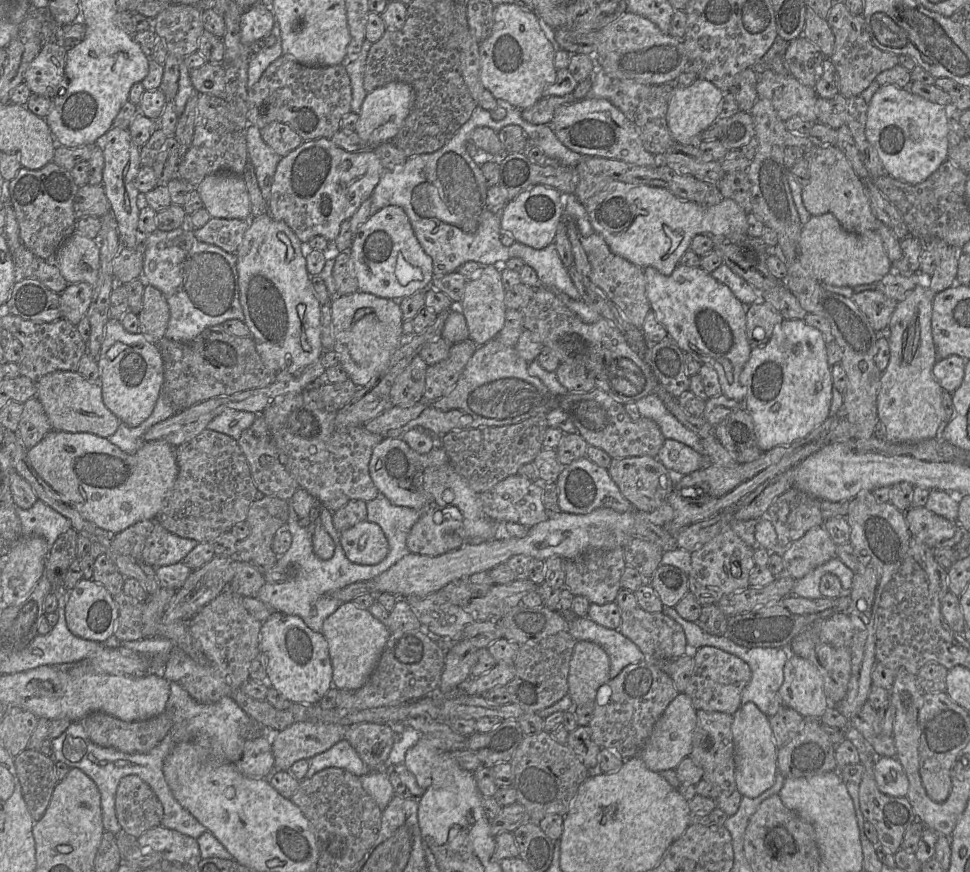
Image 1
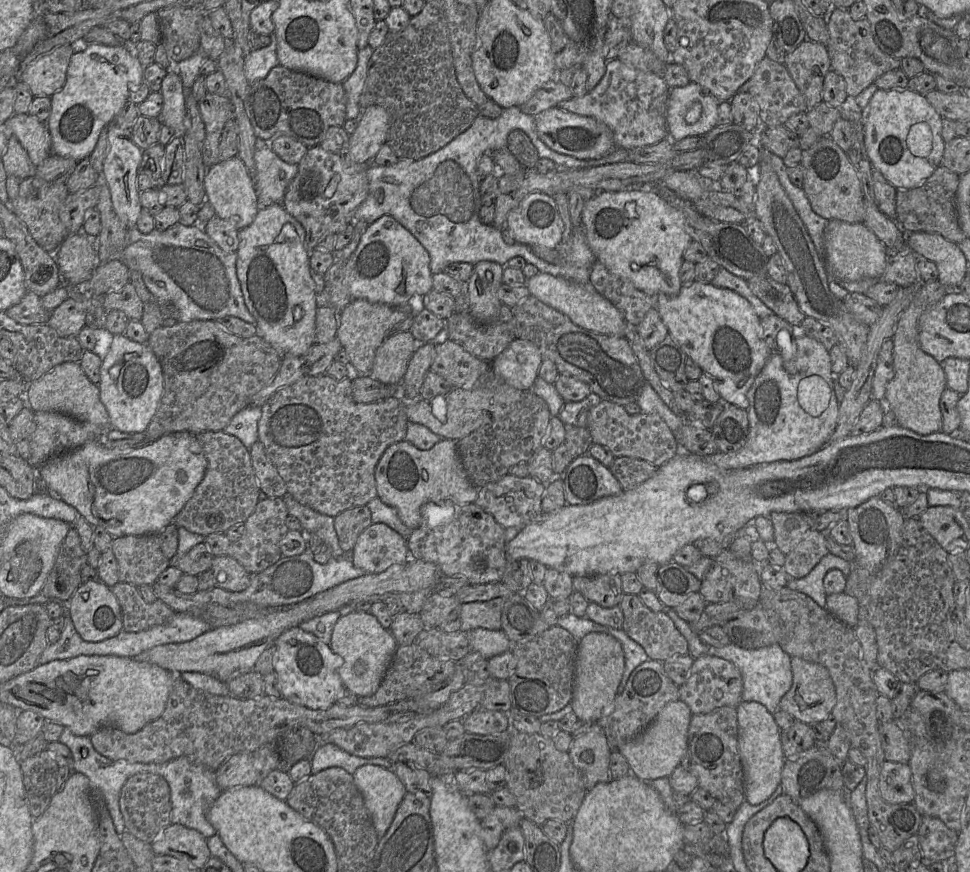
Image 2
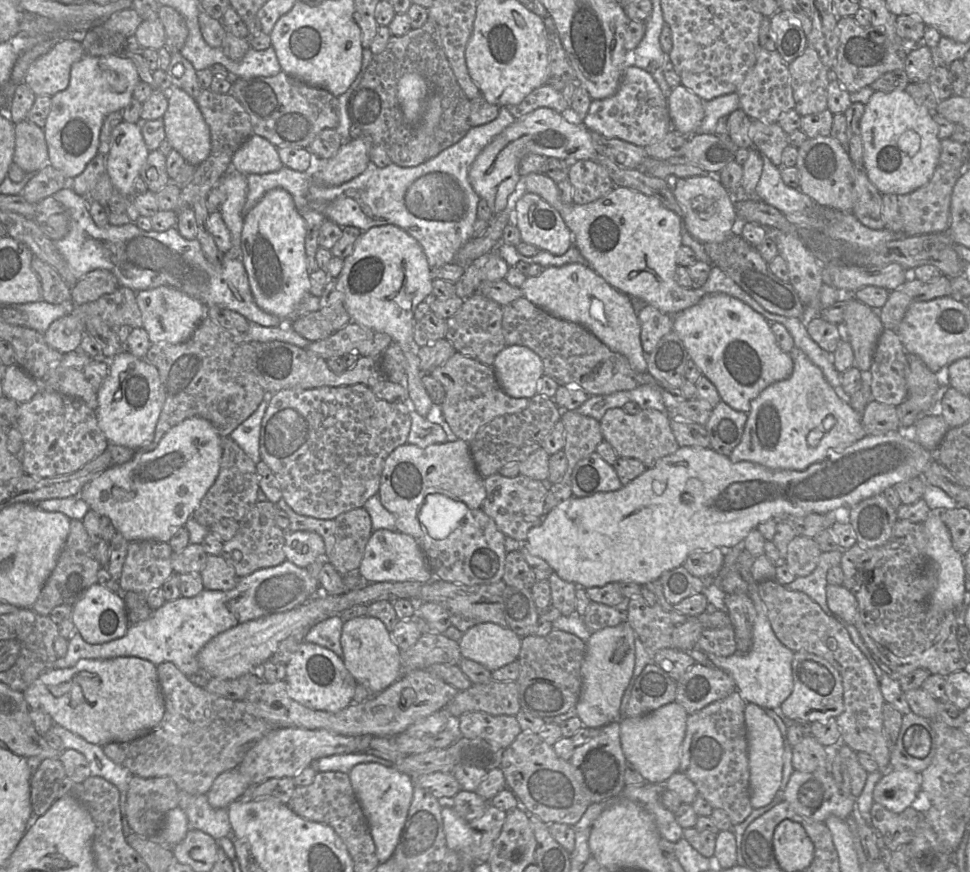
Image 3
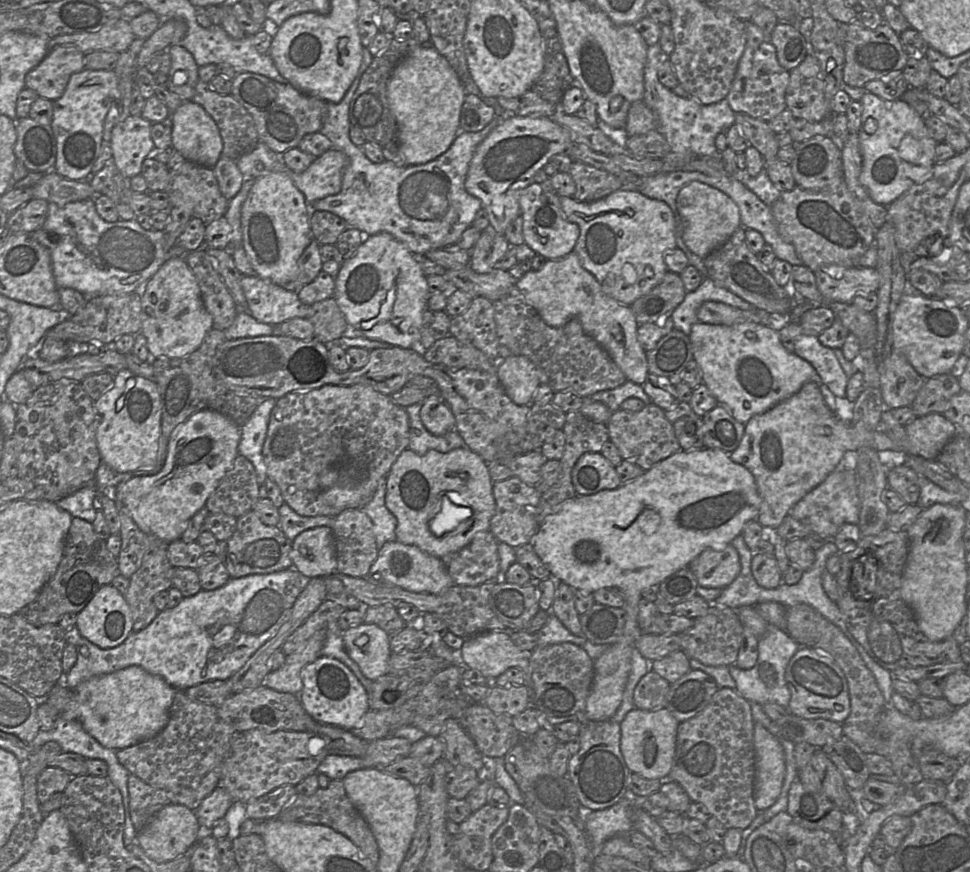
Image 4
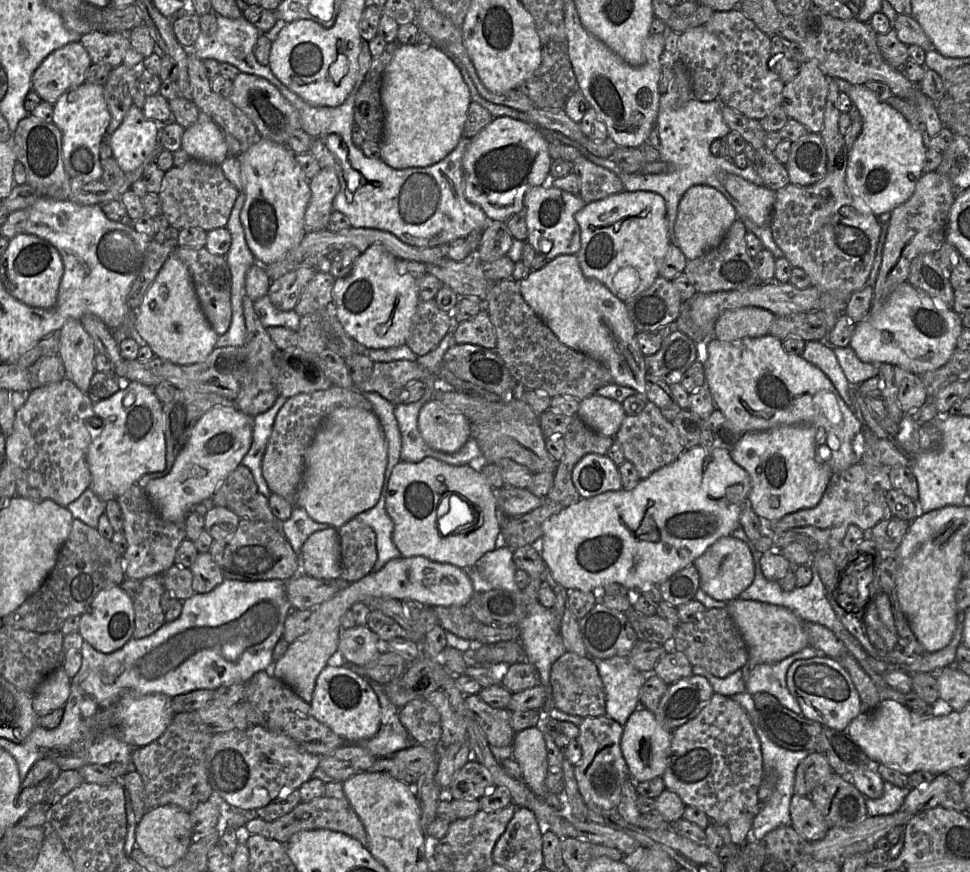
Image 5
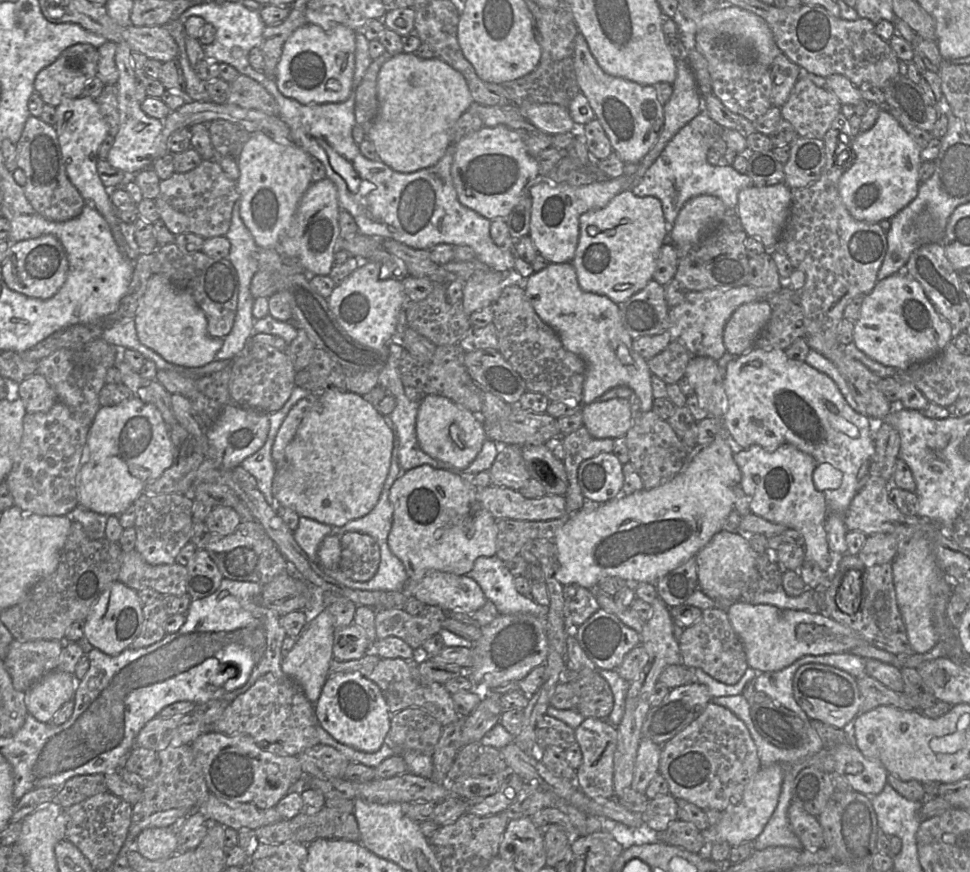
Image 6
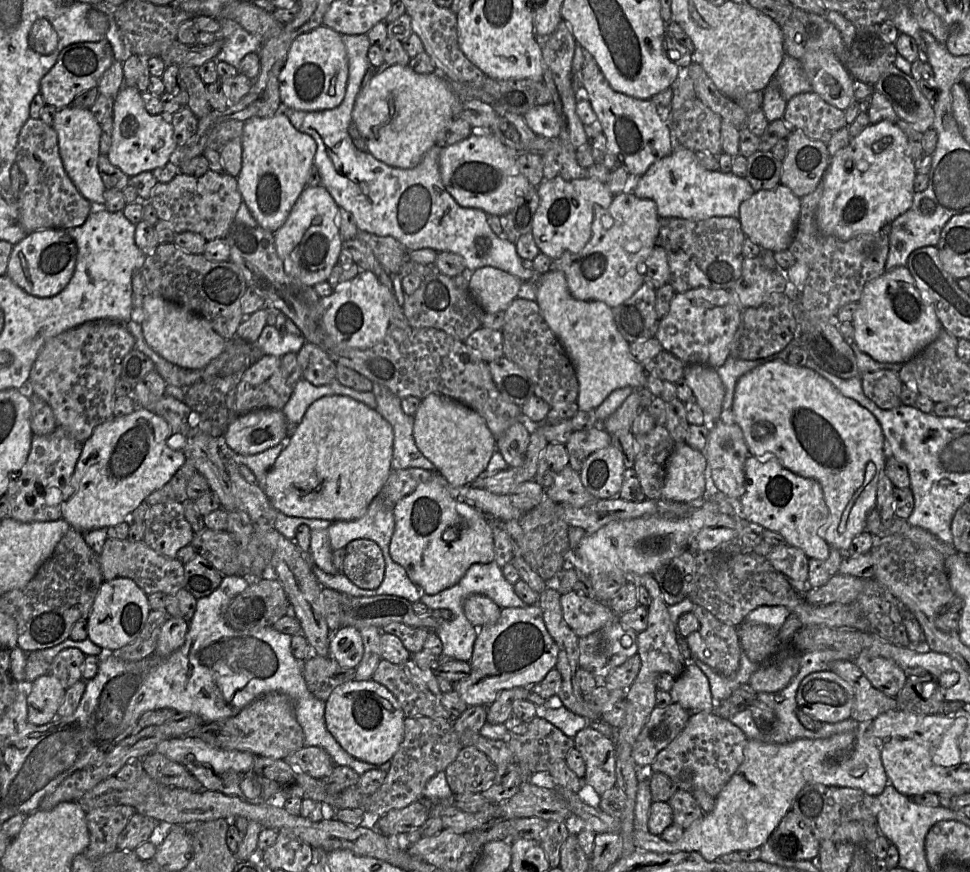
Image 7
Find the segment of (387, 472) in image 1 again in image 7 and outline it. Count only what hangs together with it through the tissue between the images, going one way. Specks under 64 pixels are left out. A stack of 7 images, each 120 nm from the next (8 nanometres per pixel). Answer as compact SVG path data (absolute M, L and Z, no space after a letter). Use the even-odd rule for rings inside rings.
M438 483L420 484L412 494L394 506L393 514L395 529L389 545L390 556L405 569L410 580L424 594L435 595L457 584L474 563L486 564L494 561L494 541L489 519L474 507L455 501ZM450 529L457 529L457 537L451 542L446 542L443 534Z

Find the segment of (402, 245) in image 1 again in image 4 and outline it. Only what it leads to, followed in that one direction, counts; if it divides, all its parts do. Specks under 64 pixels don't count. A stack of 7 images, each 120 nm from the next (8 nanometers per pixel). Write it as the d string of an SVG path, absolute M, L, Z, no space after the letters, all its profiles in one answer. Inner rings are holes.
M381 232L374 235L366 236L357 249L356 253L342 265L338 275L335 278L335 292L334 298L342 311L347 323L358 330L361 336L370 340L381 341L390 346L398 346L404 349L412 349L412 346L417 345L420 340L421 325L423 322L423 313L427 308L427 301L429 299L429 291L427 284L427 276L422 271L419 263L419 258L409 250L409 248L395 237L386 232ZM430 396L422 403L420 418L424 427L433 435L442 436L455 430L455 416L439 397Z

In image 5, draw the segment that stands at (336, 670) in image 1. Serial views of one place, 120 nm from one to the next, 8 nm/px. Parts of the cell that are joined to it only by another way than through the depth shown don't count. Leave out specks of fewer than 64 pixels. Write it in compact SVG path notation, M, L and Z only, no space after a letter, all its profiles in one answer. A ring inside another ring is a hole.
M355 626L341 631L338 653L345 662L365 666L380 655L383 643L367 626Z

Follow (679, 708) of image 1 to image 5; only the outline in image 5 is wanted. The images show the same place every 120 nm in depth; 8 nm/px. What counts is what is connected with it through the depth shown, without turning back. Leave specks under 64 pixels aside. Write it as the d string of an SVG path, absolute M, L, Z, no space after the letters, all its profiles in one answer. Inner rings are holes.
M638 707L628 718L623 727L621 750L628 765L630 777L635 782L662 777L667 766L672 732L665 729L655 714L645 708Z

